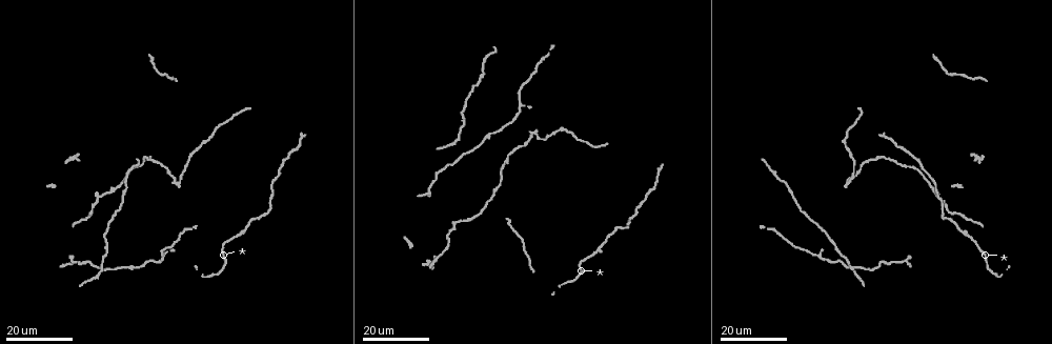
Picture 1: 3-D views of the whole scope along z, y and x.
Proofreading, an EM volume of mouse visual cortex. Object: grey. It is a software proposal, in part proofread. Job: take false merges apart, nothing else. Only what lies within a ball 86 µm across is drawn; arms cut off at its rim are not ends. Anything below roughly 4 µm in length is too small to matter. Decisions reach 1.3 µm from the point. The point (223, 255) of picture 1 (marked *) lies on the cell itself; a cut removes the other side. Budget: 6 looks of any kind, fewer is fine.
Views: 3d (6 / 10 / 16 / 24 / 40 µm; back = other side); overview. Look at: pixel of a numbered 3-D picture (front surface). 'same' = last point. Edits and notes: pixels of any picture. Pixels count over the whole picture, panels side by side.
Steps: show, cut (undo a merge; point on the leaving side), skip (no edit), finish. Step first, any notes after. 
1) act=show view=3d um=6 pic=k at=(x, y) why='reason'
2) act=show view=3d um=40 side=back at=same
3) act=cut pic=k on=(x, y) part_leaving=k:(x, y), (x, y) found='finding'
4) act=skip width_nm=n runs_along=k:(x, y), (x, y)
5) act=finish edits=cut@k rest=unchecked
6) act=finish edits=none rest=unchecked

act=show view=3d um=16 pic=1 at=(605, 240) why='sudden change in width'

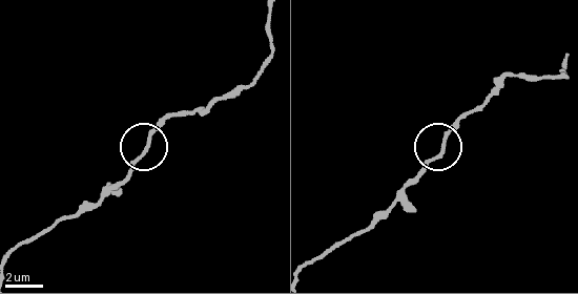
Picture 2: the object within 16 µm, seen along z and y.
act=show view=3d um=10 pic=2 at=(442, 145) why='zoom in'

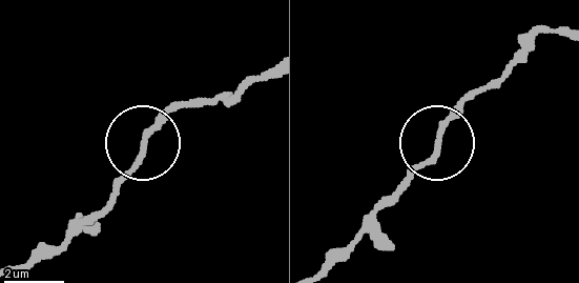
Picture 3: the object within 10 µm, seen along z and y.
act=skip runs_along=3:(19, 267), (56, 251), (101, 206), (146, 132), (174, 103) found='all the same cell'

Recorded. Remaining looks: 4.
act=show view=3d um=16 pic=1 at=(98, 198) why='a fork'

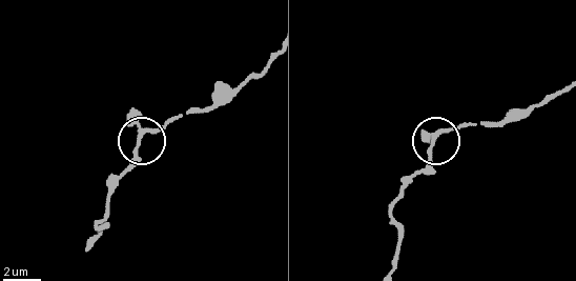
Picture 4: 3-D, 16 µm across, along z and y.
act=show view=3d um=10 pic=4 at=(433, 138)

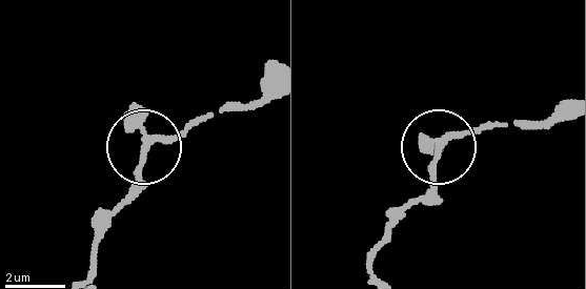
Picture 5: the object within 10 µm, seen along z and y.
act=skip side_arm_um=22 arms=3 found='continuous, no second cell'

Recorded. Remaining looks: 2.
act=show view=3d um=16 pic=1 at=(176, 181) why='three-way junction'

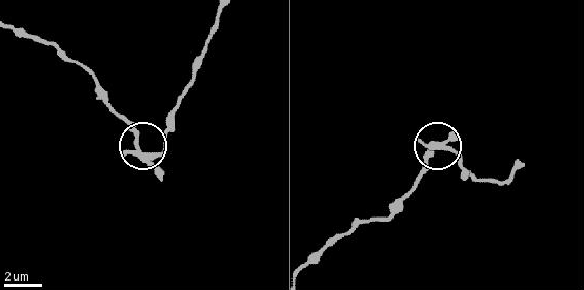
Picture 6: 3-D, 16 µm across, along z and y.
act=show view=3d um=10 pic=6 at=(136, 144) why='zoom in'

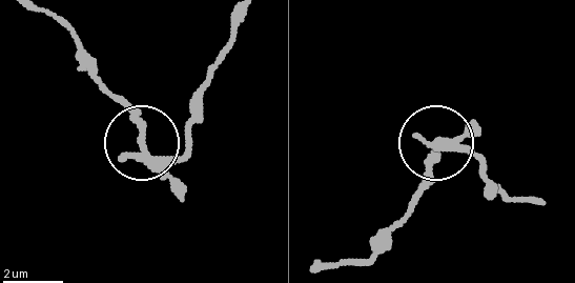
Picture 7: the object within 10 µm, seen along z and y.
act=cut pic=7 on=(189, 149) arms=3 part_leaving=7:(160, 169), (185, 147), (233, 19) found='two cells meet here'

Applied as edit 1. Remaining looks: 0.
act=finish edits=cut@7 rest=unchecked

